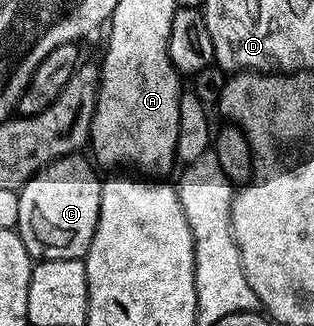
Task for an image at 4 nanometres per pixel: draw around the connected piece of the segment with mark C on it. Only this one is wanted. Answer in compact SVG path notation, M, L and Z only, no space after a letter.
M82 154L67 155L56 159L48 167L38 171L34 177L18 188L21 201L18 232L23 239L25 249L36 260L40 259L83 259L89 245L93 241L93 233L97 229L97 217L101 205L101 189L103 179L100 172L93 166L90 158L82 159Z

